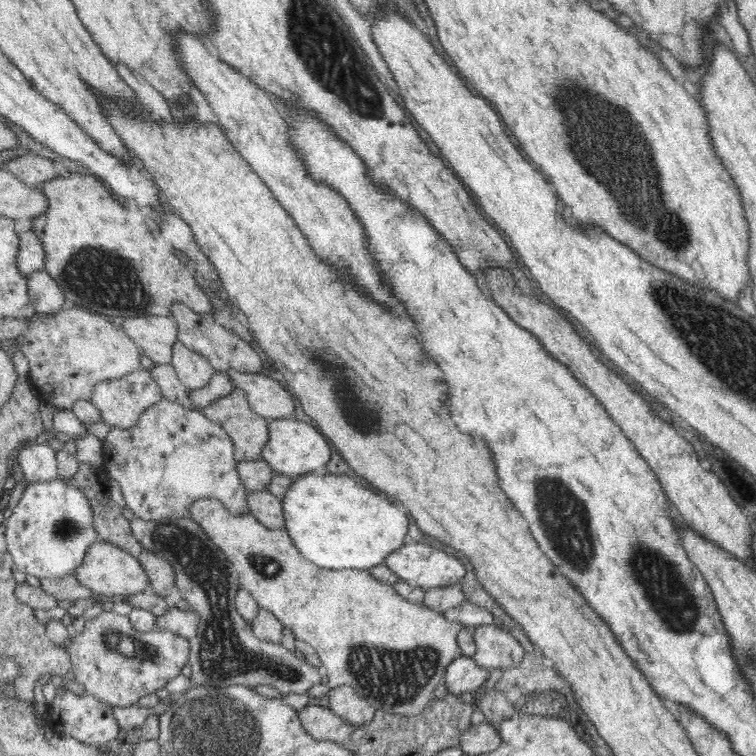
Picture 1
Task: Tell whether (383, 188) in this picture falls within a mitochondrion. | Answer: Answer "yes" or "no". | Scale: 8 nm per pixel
no

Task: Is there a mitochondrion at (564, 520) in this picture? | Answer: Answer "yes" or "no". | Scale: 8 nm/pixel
yes

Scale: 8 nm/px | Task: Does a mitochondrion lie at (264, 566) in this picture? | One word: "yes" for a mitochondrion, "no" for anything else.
yes

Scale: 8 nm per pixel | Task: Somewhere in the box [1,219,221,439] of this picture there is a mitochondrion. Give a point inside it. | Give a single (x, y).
(103, 281)

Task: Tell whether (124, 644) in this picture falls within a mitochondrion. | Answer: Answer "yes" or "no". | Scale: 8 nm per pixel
yes

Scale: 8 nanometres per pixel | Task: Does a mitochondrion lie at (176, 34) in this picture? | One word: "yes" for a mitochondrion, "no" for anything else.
no

